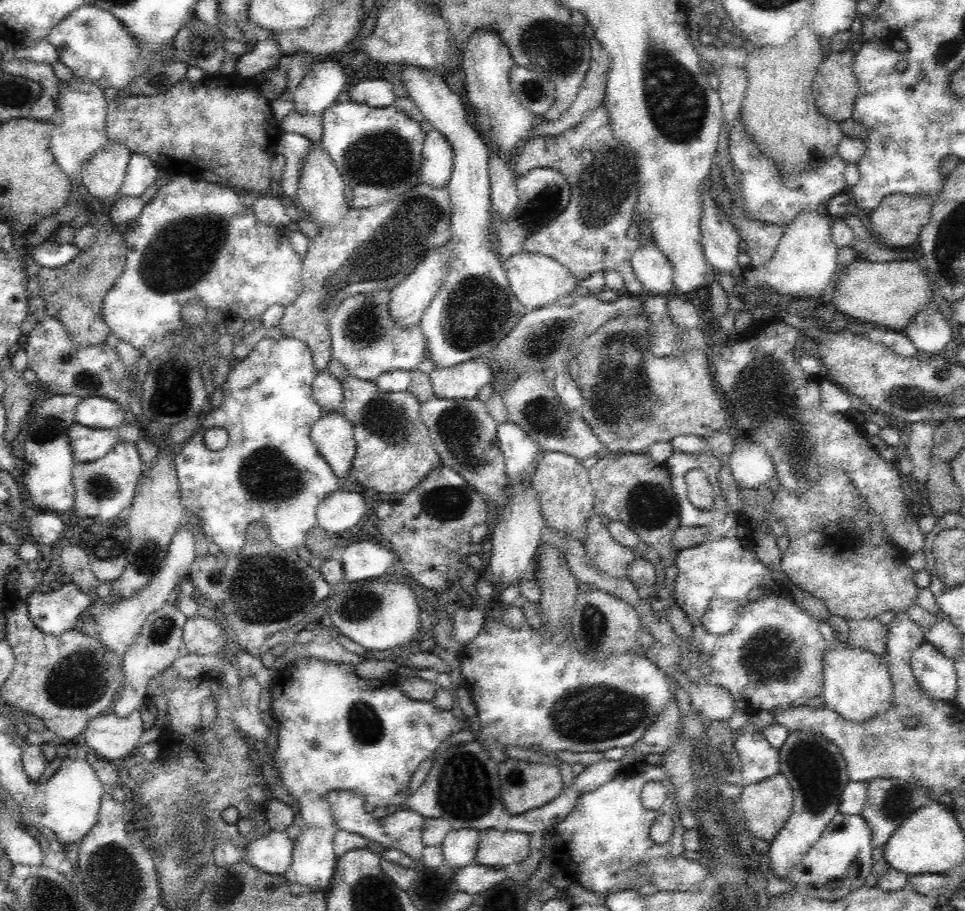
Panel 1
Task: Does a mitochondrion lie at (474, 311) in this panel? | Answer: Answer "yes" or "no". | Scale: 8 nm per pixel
yes

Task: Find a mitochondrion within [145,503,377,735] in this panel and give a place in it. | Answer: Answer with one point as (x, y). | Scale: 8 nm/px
(161, 631)

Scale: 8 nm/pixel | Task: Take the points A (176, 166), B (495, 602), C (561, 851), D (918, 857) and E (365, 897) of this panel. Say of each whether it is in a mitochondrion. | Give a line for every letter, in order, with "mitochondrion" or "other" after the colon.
A: other
B: other
C: other
D: other
E: mitochondrion

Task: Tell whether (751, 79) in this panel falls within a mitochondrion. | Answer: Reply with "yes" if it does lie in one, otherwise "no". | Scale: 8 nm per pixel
no

